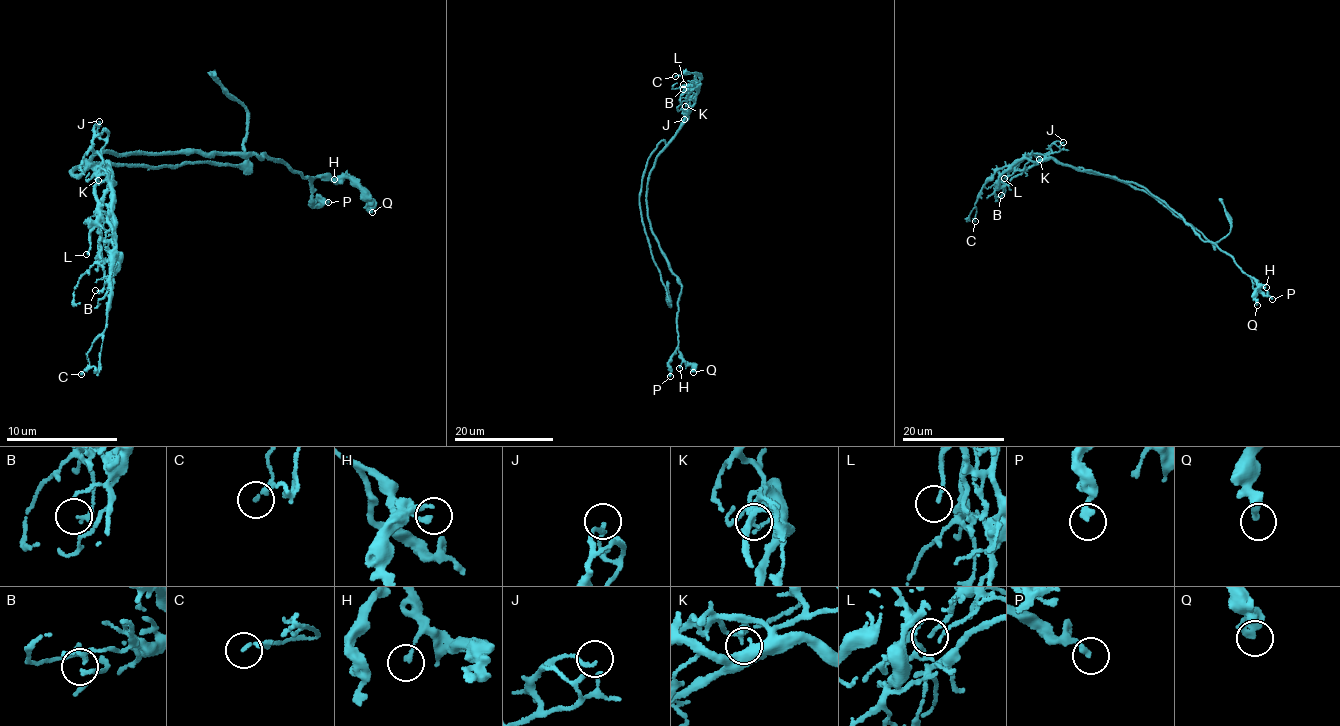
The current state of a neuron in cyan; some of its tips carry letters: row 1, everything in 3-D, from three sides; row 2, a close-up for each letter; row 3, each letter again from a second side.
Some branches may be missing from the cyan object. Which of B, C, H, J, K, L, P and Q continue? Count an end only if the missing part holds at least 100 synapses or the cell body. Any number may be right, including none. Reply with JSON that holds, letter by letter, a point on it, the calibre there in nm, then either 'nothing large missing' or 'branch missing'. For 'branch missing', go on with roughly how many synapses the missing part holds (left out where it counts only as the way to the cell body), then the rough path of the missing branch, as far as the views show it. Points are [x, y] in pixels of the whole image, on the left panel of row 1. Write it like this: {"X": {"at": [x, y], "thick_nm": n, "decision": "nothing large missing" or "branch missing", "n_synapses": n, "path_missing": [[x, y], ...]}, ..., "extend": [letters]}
{"B": {"at": [95, 290], "thick_nm": 170, "decision": "nothing large missing"}, "C": {"at": [81, 374], "thick_nm": 120, "decision": "nothing large missing"}, "H": {"at": [334, 179], "thick_nm": 170, "decision": "nothing large missing"}, "J": {"at": [99, 121], "thick_nm": 150, "decision": "nothing large missing"}, "K": {"at": [98, 180], "thick_nm": 190, "decision": "nothing large missing"}, "L": {"at": [86, 254], "thick_nm": 140, "decision": "nothing large missing"}, "P": {"at": [328, 202], "thick_nm": 240, "decision": "nothing large missing"}, "Q": {"at": [372, 212], "thick_nm": 360, "decision": "nothing large missing"}, "extend": []}

